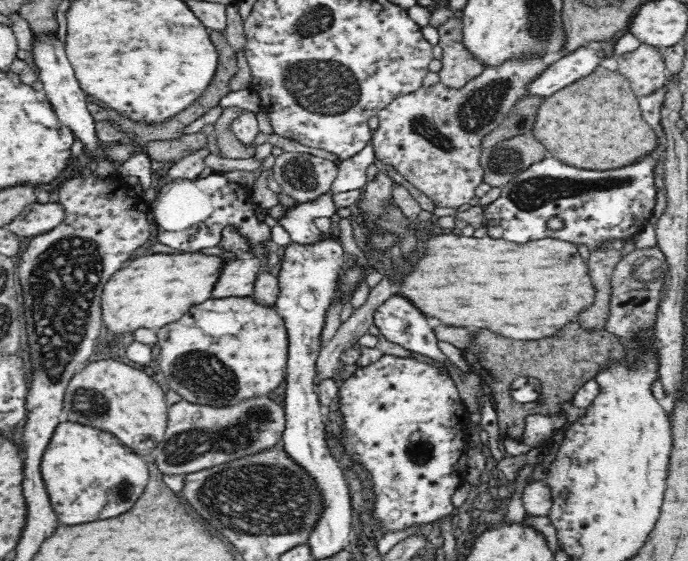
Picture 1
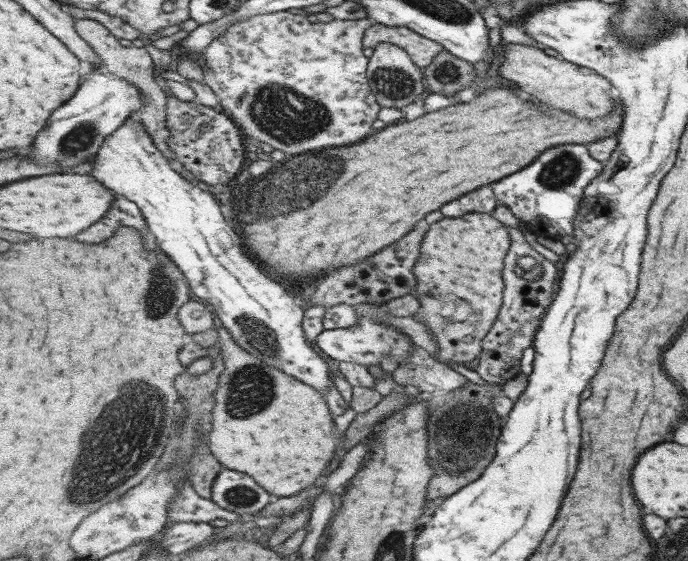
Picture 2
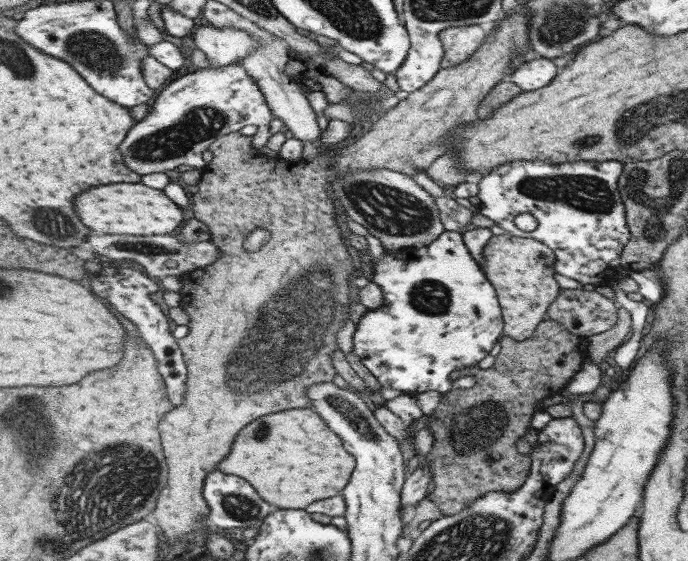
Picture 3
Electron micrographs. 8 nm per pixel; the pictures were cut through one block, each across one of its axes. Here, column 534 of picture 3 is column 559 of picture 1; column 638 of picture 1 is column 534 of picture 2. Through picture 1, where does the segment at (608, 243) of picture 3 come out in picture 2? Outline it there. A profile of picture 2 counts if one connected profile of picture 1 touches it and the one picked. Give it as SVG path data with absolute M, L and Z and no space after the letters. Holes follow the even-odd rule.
M589 145L555 146L555 150L547 150L547 154L541 154L525 170L501 179L495 186L495 194L499 203L507 206L531 232L554 239L567 235L574 238L574 220L578 216L583 195L590 182L603 174L604 166L605 163L591 155Z

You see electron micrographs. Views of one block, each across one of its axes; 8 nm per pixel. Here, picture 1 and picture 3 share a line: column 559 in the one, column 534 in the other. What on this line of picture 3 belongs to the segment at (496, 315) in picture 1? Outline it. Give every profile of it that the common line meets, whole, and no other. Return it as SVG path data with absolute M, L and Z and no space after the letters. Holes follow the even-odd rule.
M505 232L493 235L485 246L483 268L494 283L502 303L505 323L504 334L519 342L531 338L538 326L546 320L547 310L562 292L555 274L555 251L547 243L534 238L517 237Z

